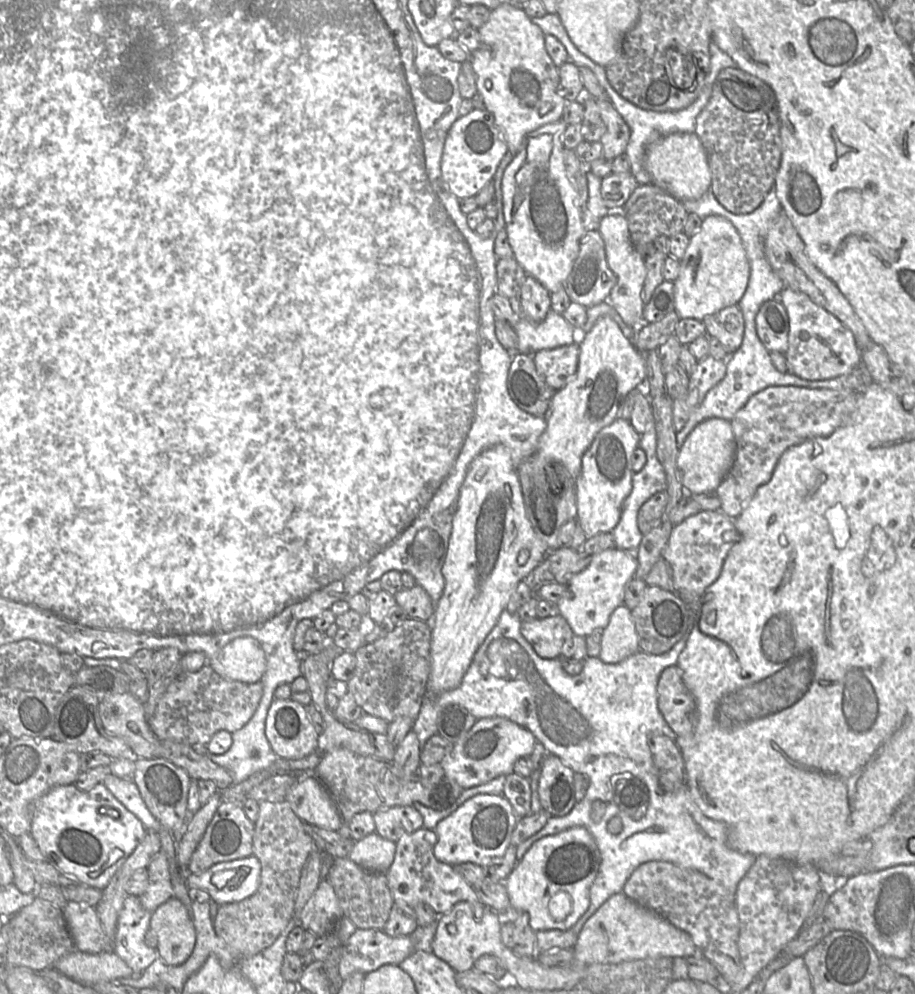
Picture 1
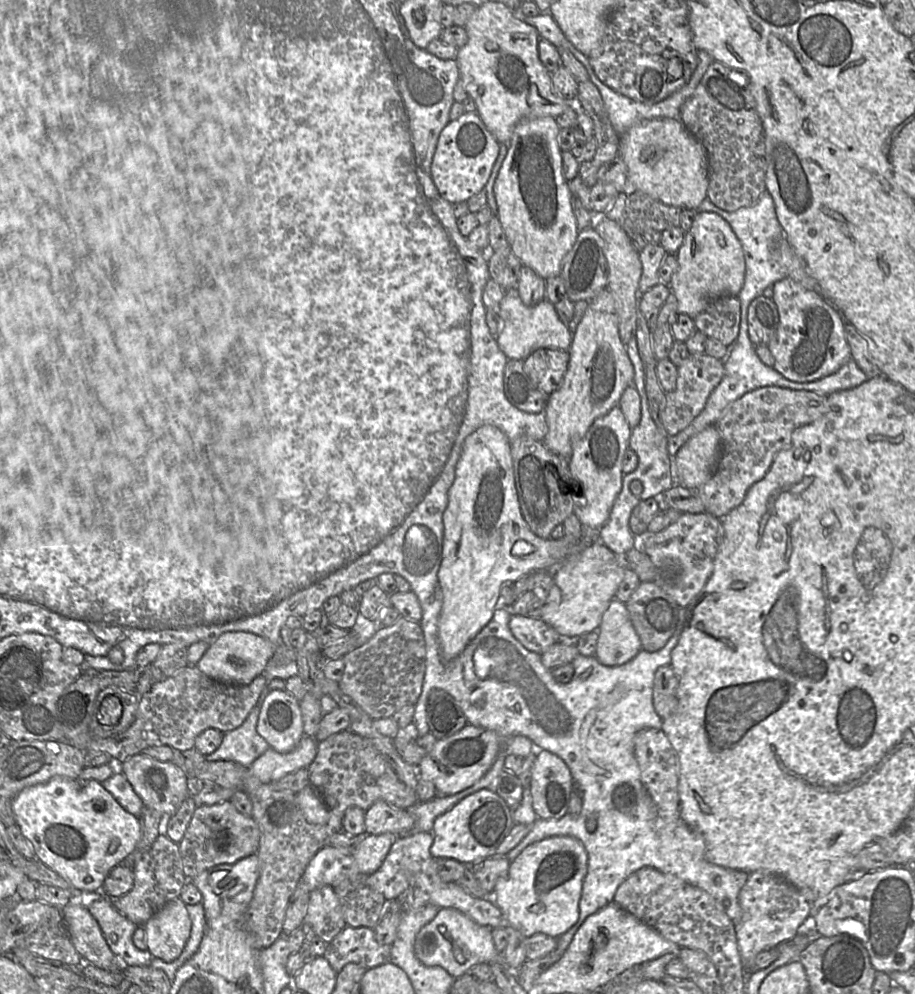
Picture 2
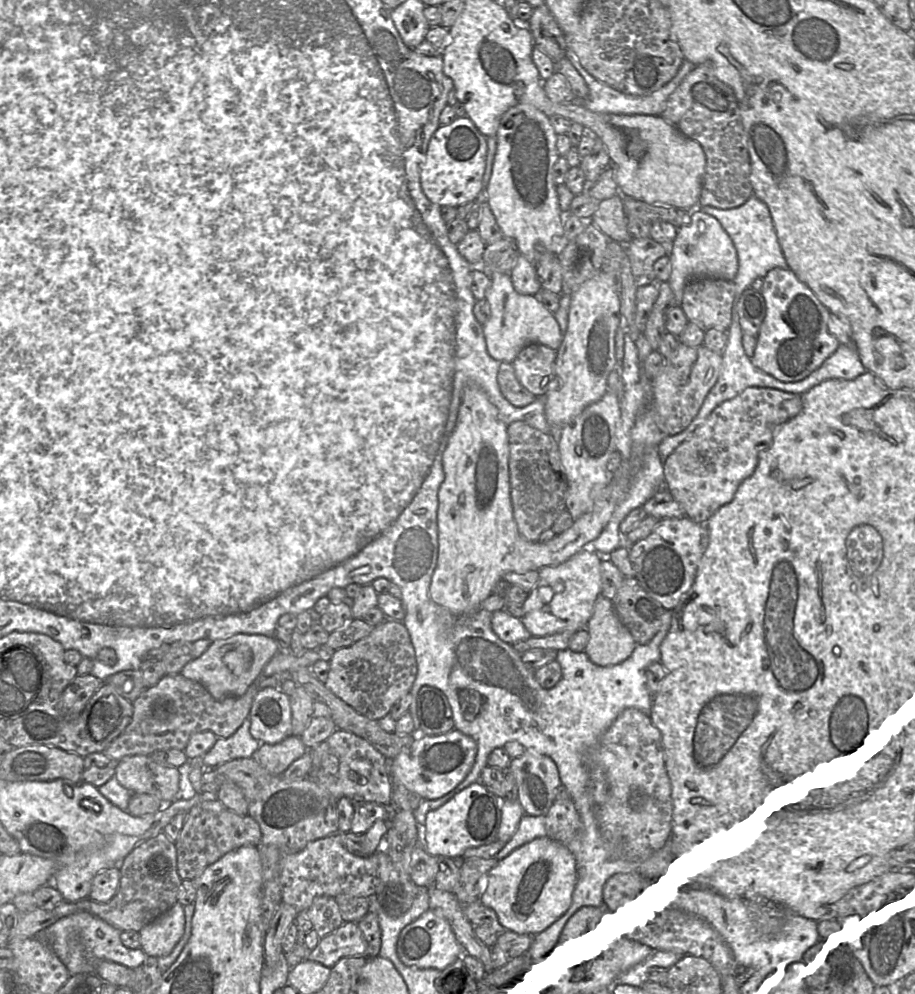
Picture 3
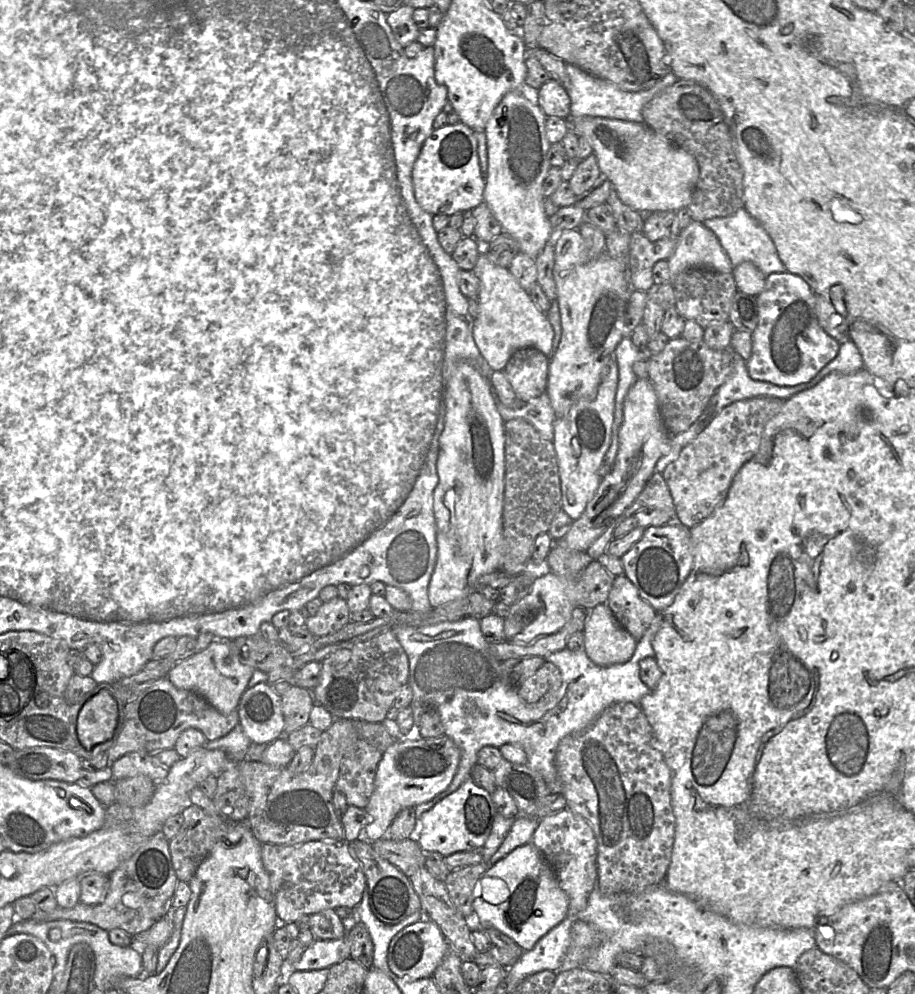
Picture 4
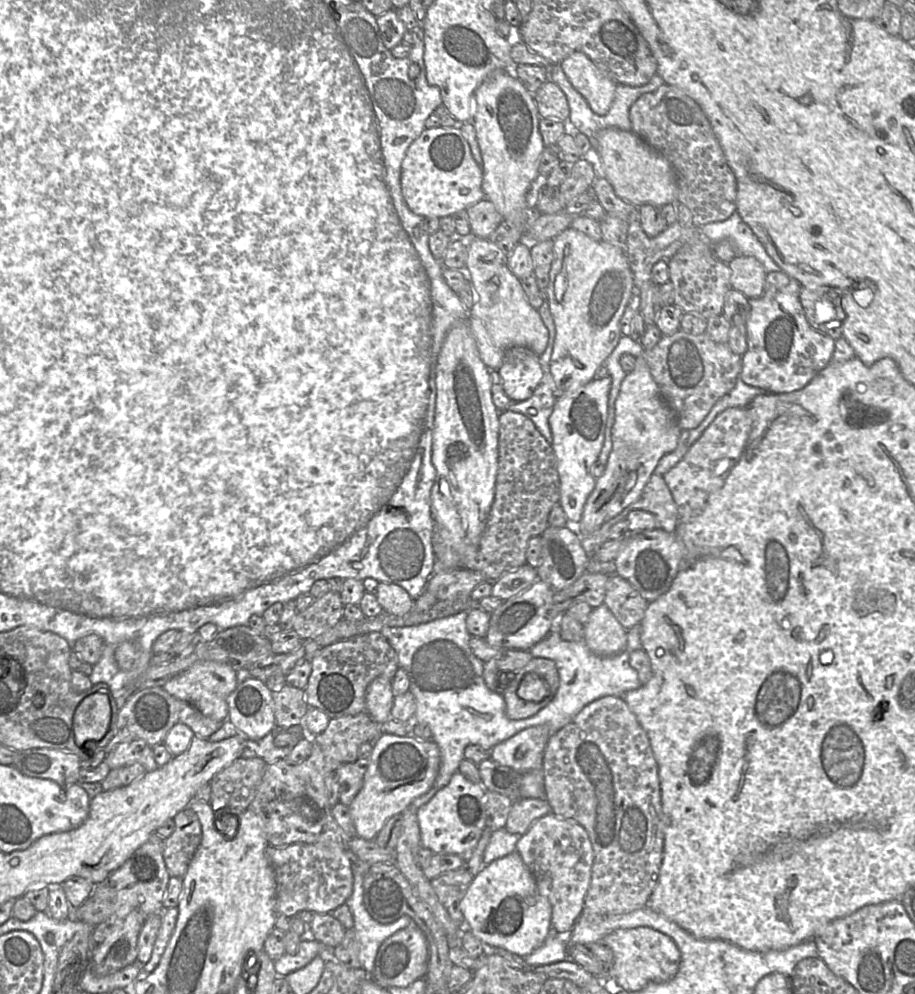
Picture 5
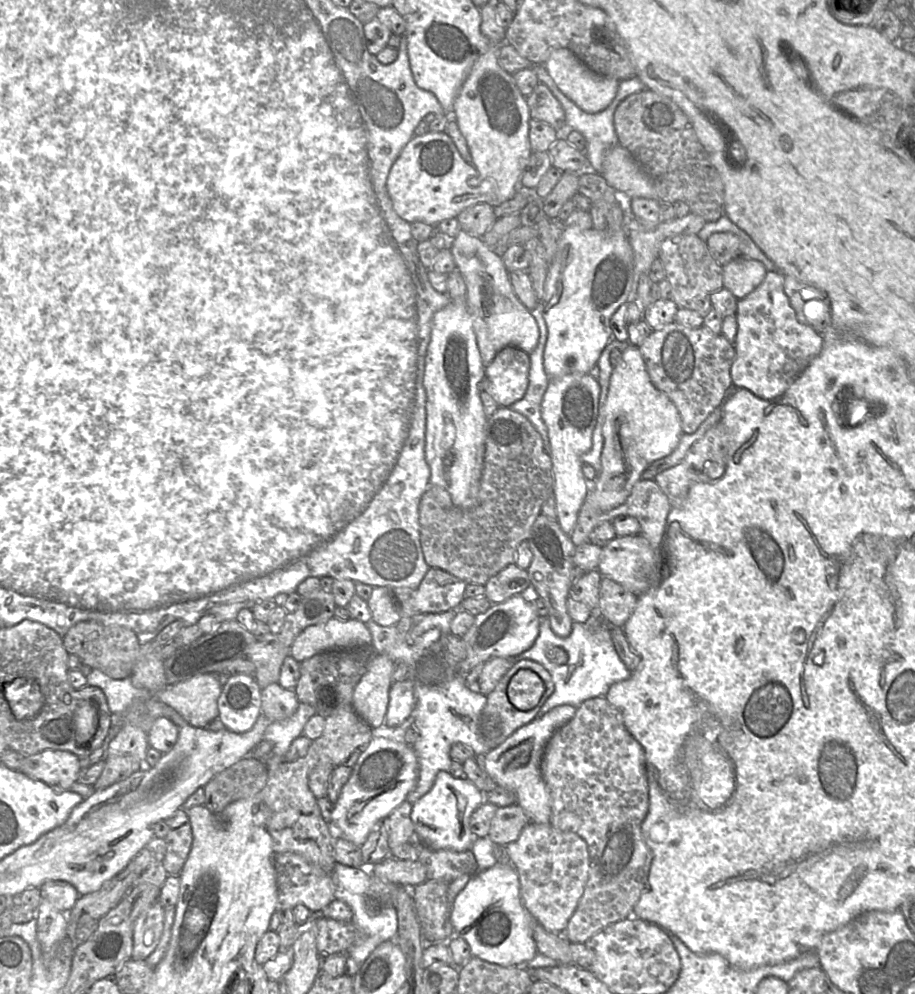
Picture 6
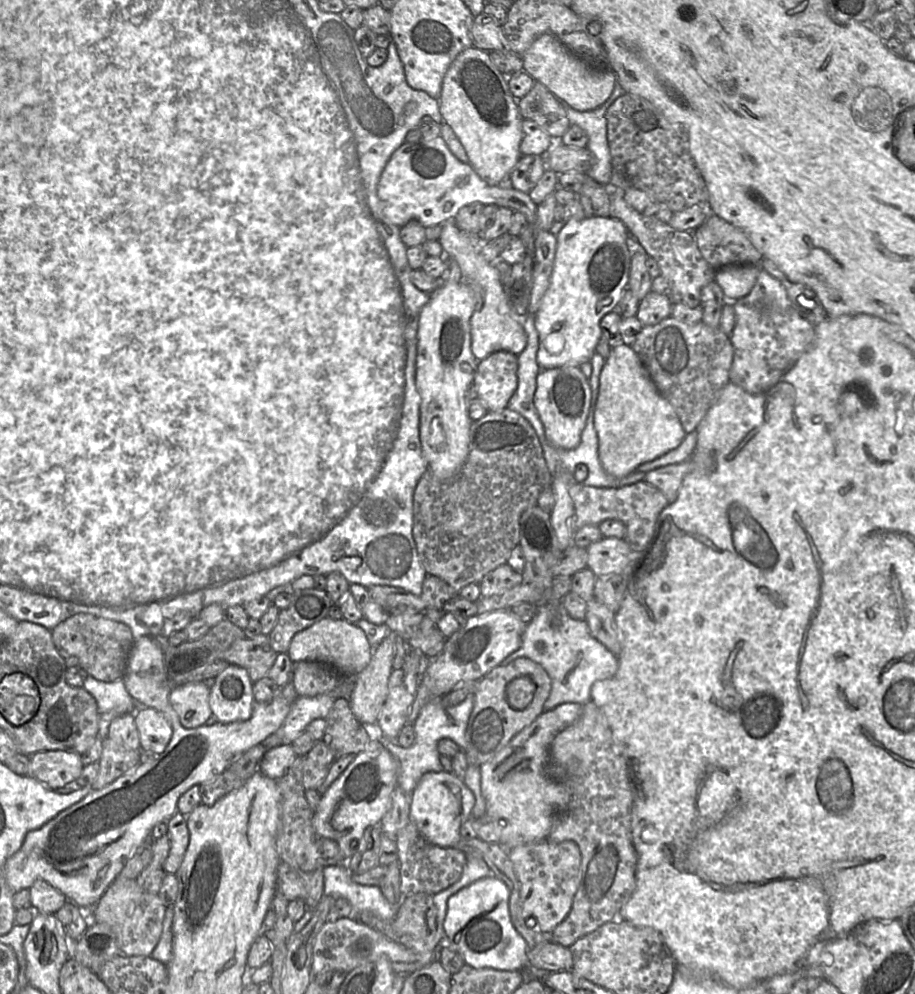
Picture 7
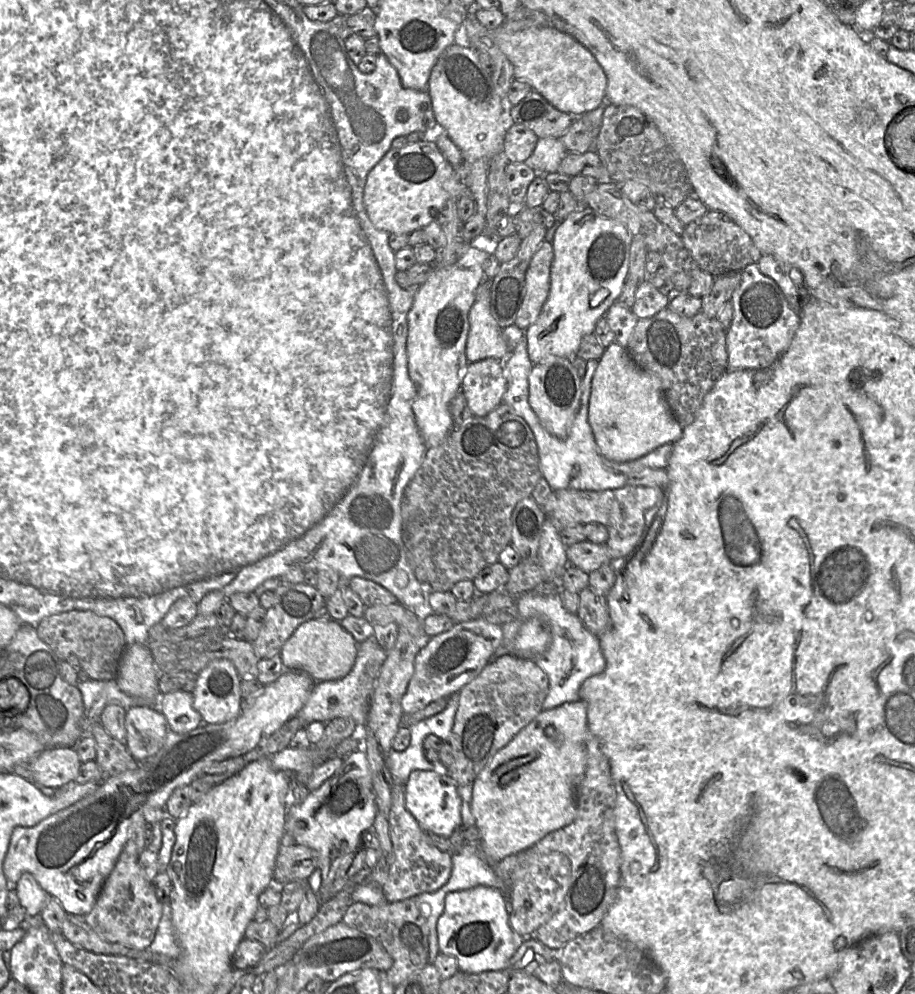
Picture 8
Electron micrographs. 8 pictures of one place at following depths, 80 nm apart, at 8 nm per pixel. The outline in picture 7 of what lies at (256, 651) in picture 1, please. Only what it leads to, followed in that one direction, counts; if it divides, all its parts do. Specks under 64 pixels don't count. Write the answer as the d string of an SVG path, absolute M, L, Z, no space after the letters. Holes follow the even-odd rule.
M192 682L171 689L169 702L183 727L187 729L205 725L213 715L209 705L210 685Z

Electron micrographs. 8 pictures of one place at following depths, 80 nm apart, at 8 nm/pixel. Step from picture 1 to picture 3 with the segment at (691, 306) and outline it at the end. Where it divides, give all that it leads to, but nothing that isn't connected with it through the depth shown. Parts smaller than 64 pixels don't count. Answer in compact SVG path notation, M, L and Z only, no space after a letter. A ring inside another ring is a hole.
M696 210L689 224L678 229L674 242L669 245L671 273L668 280L677 306L682 301L685 286L693 279L716 278L734 281L738 273L738 255L735 245L720 222L705 212Z

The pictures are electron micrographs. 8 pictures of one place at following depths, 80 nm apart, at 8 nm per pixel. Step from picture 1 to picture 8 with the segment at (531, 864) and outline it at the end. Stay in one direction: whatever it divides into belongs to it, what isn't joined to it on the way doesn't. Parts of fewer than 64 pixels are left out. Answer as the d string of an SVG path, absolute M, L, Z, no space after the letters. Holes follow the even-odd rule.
M483 885L449 893L436 929L439 952L453 956L459 970L466 973L507 969L511 957L524 942L510 926L504 894Z

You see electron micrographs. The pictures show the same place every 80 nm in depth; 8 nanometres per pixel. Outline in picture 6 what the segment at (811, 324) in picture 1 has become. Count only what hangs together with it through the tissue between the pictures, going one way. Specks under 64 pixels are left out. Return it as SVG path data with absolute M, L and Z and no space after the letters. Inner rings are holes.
M767 271L761 284L748 294L745 298L738 300L736 319L738 324L737 335L734 342L736 351L735 359L731 366L731 379L733 386L736 388L745 388L756 396L764 399L775 399L783 395L790 385L803 373L807 366L820 354L824 346L824 337L819 333L811 324L802 323L797 318L796 312L793 309L789 297L784 289L785 275L780 271L770 272Z

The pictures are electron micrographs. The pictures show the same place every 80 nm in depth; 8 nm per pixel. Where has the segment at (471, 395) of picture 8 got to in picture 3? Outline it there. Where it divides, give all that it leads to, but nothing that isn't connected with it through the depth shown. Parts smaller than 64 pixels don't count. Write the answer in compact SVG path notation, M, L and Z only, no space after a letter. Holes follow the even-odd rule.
M529 344L512 361L518 381L537 398L544 398L551 390L556 357L557 350L541 344Z

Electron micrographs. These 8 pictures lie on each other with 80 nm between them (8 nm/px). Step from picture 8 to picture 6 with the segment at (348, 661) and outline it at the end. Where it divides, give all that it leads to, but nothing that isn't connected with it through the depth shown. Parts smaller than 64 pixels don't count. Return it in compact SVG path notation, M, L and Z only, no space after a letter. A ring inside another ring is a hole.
M331 618L302 631L290 647L290 656L301 663L324 651L371 646L372 636L366 623Z

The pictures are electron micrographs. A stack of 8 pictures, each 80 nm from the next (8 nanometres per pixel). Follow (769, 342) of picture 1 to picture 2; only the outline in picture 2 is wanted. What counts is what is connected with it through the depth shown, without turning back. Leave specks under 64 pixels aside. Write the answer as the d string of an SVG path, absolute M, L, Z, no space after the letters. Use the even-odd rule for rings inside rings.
M760 295L748 307L748 334L752 343L766 345L779 325L778 308L769 296Z

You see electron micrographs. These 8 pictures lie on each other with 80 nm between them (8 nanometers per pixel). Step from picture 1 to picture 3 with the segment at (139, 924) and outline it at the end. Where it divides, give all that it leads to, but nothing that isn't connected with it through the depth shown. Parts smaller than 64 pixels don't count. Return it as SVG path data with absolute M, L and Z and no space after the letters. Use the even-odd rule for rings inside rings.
M78 912L63 917L45 929L39 931L34 938L47 944L59 960L67 967L70 975L81 972L92 972L87 960L109 960L135 969L147 958L142 949L131 949L122 944L121 930L110 925L103 919L87 912Z

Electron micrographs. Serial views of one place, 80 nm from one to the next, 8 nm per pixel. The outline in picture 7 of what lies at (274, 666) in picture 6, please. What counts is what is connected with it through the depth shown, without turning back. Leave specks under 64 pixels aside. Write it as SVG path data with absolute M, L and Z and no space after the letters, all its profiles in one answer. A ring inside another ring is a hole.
M268 635L236 640L223 653L222 661L244 668L254 682L268 677L277 653L272 649Z

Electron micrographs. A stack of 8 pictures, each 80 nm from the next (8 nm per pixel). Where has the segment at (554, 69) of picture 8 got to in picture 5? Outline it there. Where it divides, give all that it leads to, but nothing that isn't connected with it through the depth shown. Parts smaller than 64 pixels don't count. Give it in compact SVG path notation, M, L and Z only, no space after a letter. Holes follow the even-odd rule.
M581 52L571 53L559 65L591 110L598 115L606 114L614 99L617 84Z

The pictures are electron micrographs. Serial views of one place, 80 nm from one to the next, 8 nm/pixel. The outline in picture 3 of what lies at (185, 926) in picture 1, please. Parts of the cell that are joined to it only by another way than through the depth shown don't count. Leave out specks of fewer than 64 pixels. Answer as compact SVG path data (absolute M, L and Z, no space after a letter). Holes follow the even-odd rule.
M177 901L139 932L141 949L154 957L171 953L185 931L184 906Z

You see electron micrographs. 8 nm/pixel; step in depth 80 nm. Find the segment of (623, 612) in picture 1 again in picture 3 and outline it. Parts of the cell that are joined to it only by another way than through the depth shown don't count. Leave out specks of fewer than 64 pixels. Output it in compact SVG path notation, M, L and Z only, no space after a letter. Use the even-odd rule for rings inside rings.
M602 596L596 600L593 614L585 629L589 633L585 654L598 666L608 667L623 663L632 655L637 646L632 634L618 617L612 600Z

